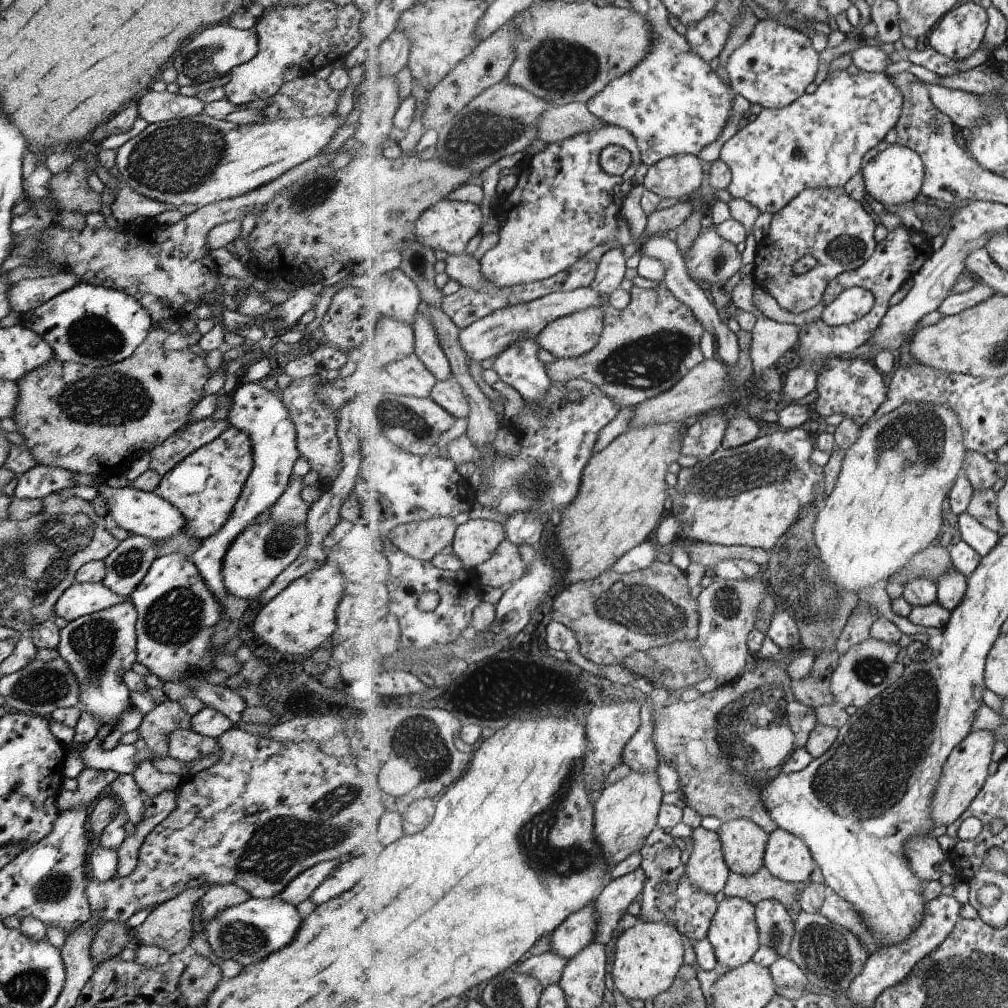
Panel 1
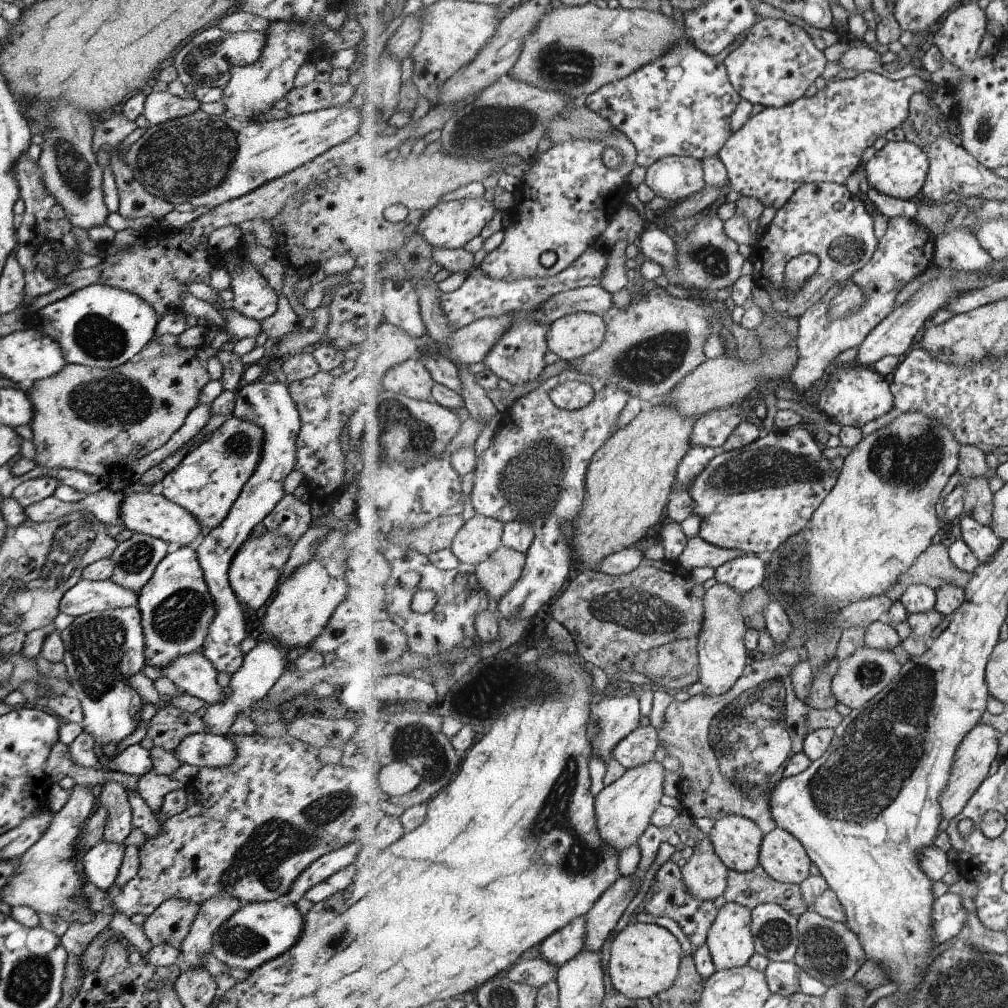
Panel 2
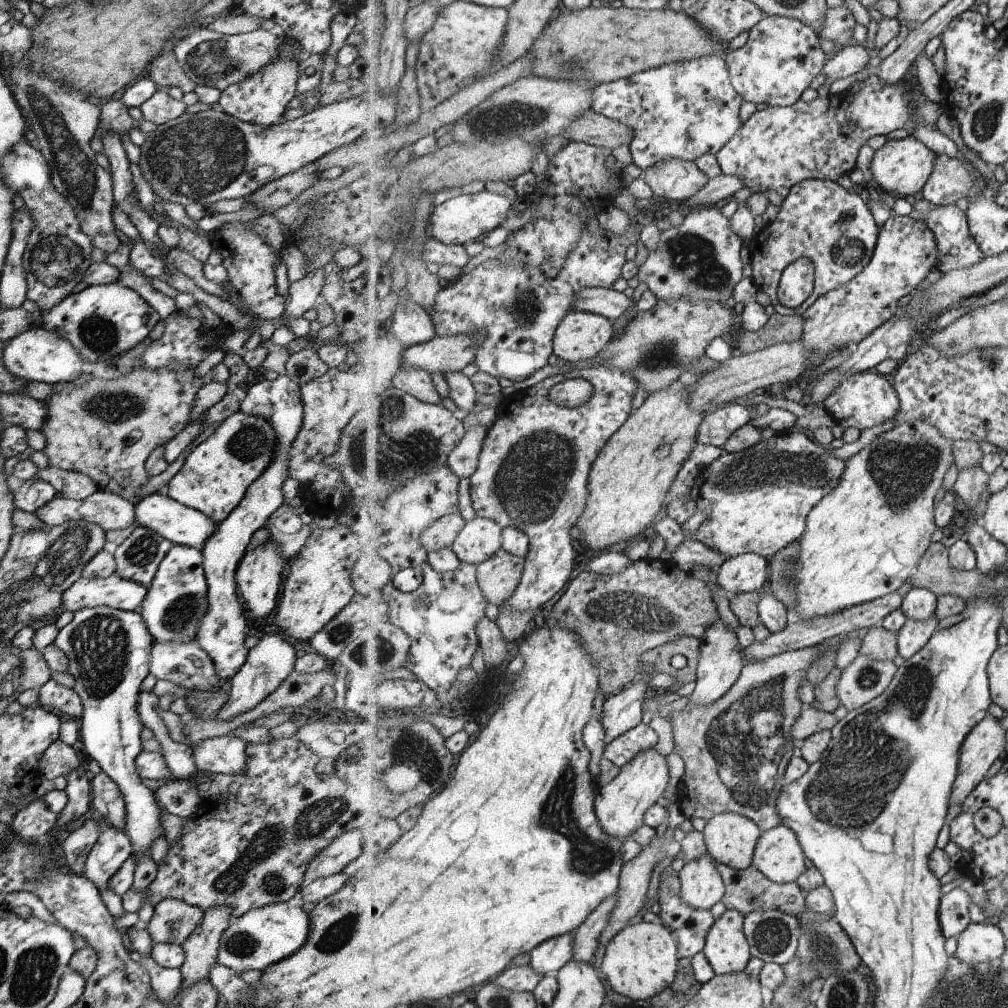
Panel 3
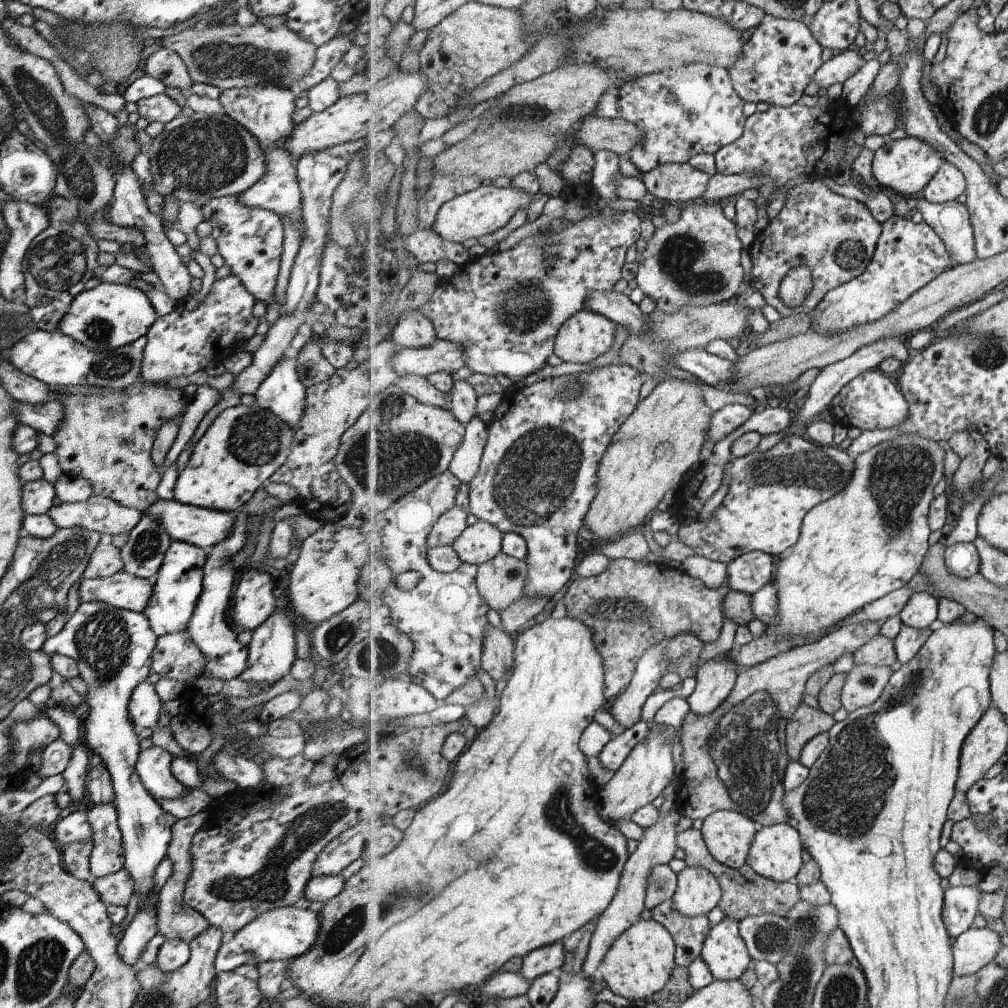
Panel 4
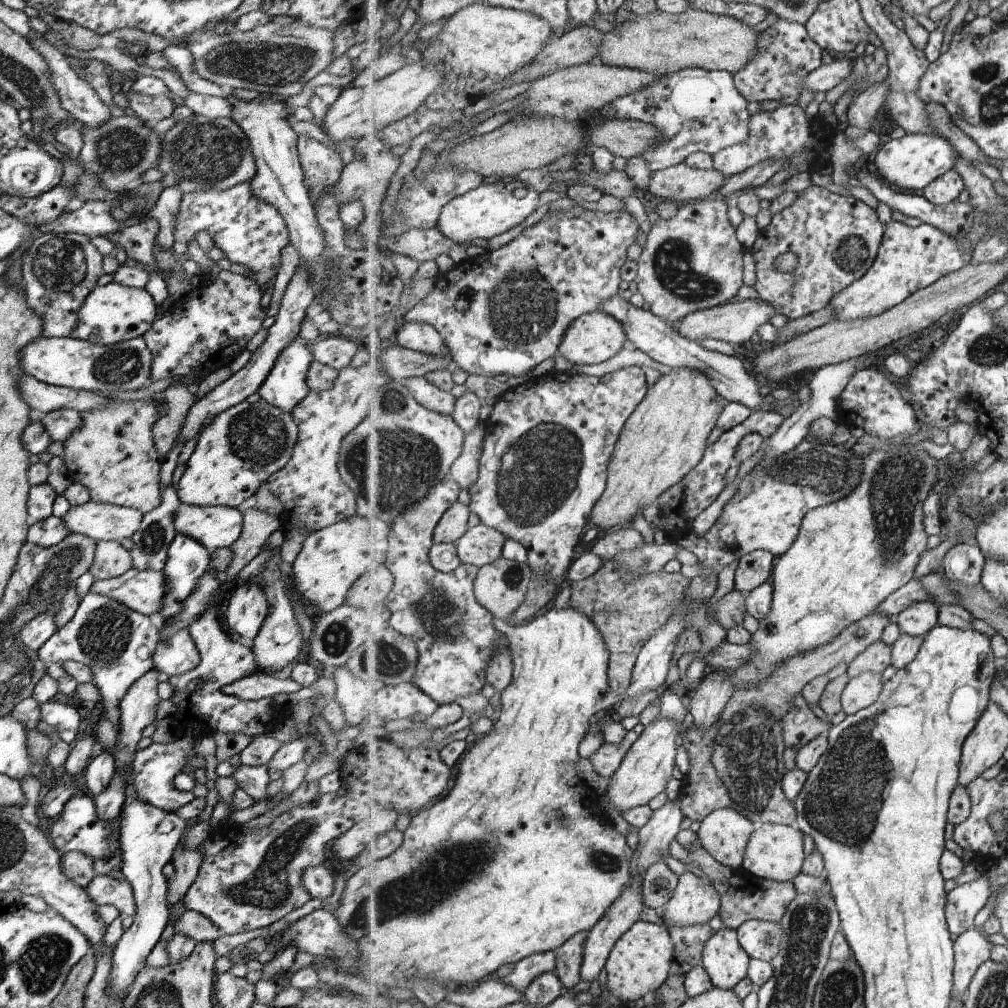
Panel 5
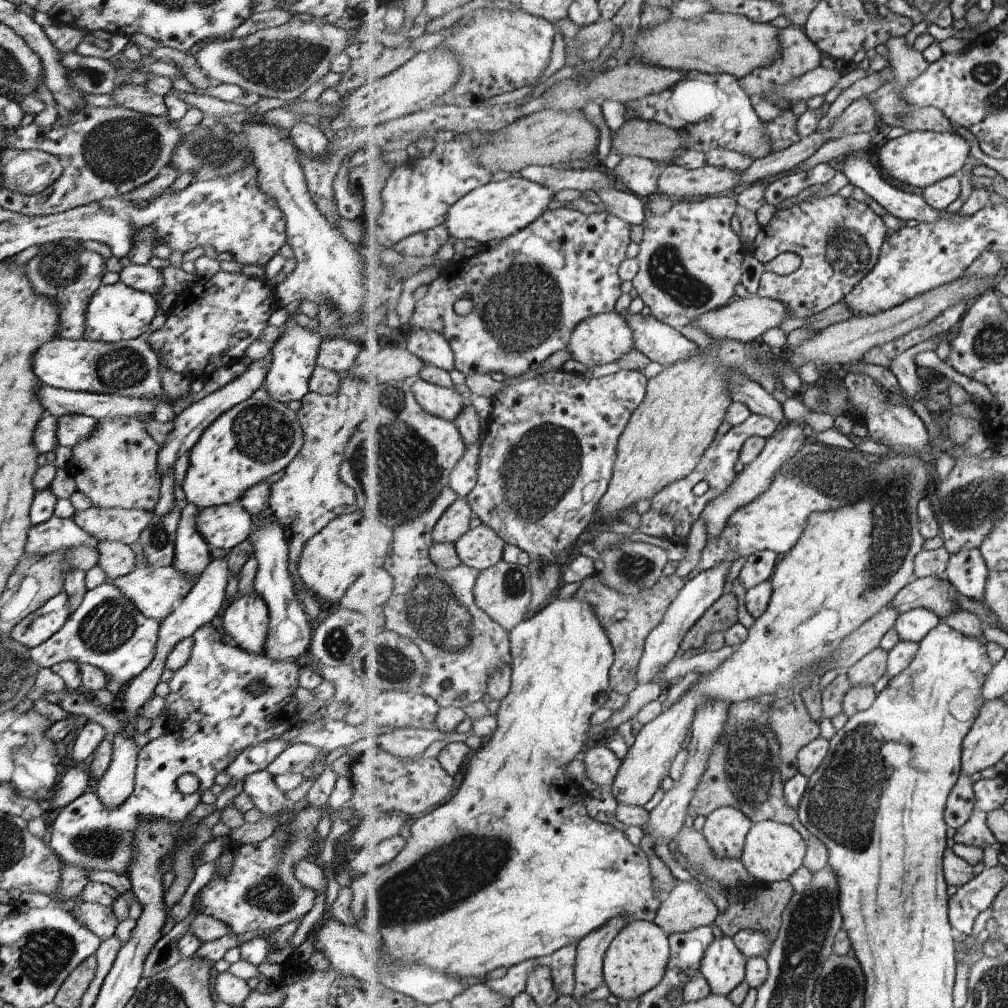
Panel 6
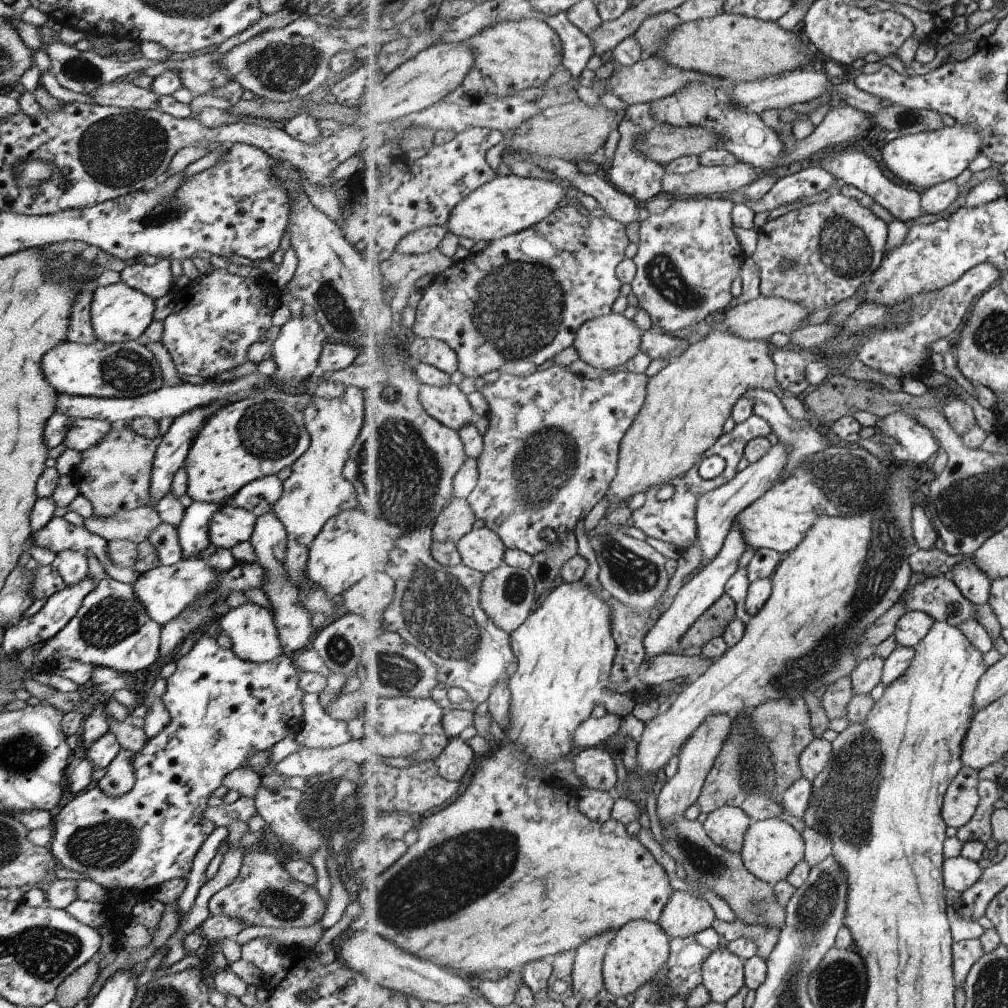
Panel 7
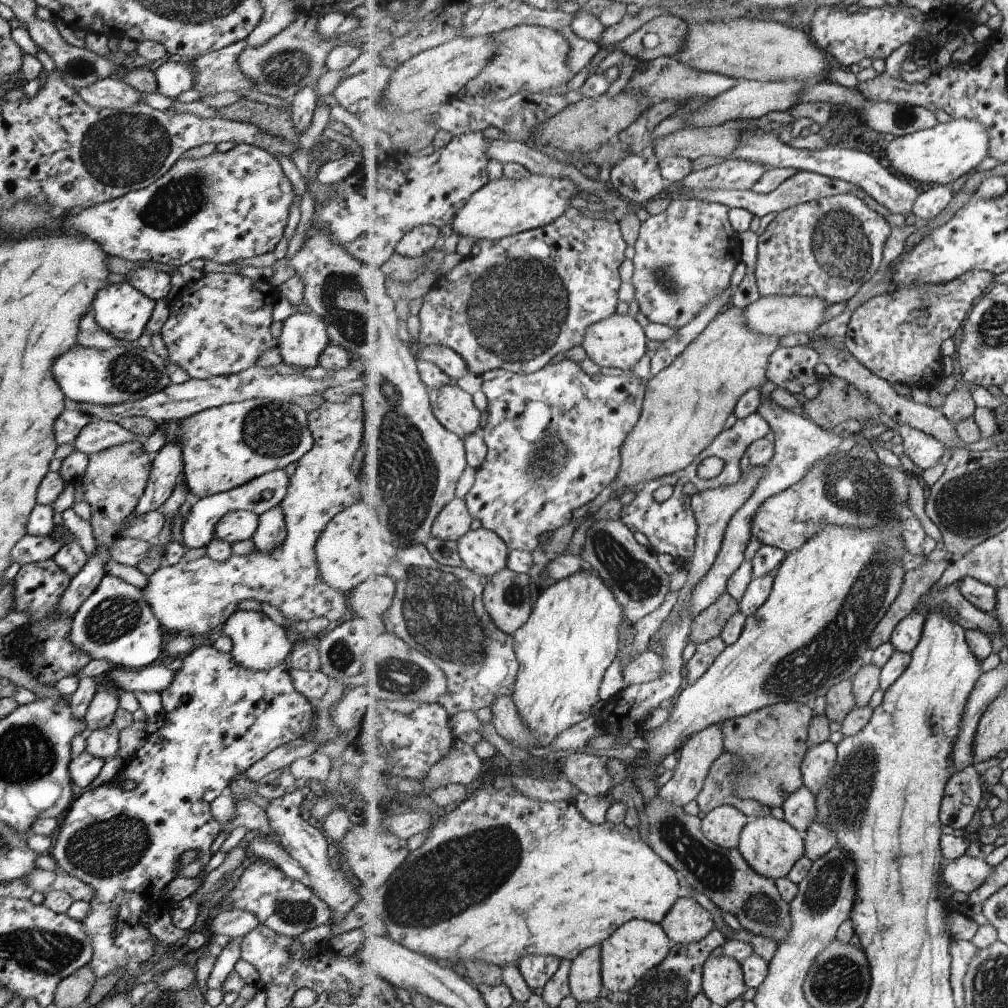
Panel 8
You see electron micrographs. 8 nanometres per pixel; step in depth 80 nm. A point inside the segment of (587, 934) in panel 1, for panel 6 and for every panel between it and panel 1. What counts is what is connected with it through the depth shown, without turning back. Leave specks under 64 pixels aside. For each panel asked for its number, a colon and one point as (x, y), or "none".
2: (559, 948)
3: (548, 958)
4: (550, 958)
5: (528, 969)
6: (515, 982)

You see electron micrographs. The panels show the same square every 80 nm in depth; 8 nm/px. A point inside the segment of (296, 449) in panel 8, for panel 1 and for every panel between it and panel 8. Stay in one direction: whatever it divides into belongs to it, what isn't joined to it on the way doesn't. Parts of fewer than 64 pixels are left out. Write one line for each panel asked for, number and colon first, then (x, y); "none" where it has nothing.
1: (204, 486)
2: (206, 481)
3: (213, 478)
4: (244, 445)
5: (243, 445)
6: (253, 439)
7: (251, 438)

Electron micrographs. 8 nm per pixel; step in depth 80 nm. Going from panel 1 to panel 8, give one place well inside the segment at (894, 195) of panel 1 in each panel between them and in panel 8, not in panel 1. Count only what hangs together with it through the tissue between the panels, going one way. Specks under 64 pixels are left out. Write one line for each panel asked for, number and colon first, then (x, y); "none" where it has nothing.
2: (900, 169)
3: (903, 166)
4: (907, 166)
5: (914, 161)
6: (919, 158)
7: (925, 159)
8: (939, 155)

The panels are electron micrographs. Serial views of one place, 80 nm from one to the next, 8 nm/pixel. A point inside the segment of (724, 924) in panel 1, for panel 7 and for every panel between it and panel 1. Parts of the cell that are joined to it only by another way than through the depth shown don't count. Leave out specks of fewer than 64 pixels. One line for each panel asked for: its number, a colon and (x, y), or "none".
2: (731, 941)
3: (727, 947)
4: (725, 951)
5: (726, 960)
6: (724, 965)
7: (724, 971)

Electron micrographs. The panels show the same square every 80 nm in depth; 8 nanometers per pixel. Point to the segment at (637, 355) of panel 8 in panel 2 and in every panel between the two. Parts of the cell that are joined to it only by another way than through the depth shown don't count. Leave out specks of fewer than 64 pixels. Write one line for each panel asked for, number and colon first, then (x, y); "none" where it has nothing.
2: (572, 337)
3: (581, 335)
4: (586, 335)
5: (597, 336)
6: (601, 339)
7: (607, 342)

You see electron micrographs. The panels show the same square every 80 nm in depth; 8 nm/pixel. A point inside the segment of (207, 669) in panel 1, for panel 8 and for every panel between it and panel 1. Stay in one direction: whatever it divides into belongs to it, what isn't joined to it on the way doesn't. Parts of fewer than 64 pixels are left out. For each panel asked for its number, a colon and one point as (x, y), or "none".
2: (175, 608)
3: (175, 599)
4: (176, 586)
5: (186, 561)
6: (191, 554)
7: (191, 532)
8: (259, 494)

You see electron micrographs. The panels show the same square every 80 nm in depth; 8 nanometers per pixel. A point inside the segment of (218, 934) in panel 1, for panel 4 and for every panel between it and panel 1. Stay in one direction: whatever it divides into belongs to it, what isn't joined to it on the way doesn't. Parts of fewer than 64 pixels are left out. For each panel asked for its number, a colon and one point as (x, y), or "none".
2: (256, 932)
3: (252, 941)
4: (285, 932)

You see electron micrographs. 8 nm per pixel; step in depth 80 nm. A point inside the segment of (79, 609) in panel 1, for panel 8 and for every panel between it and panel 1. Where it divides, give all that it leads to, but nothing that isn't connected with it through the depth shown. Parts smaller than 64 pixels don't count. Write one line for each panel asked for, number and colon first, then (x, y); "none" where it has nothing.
2: (84, 596)
3: (114, 592)
4: (120, 590)
5: (140, 591)
6: (155, 592)
7: (164, 590)
8: (192, 597)

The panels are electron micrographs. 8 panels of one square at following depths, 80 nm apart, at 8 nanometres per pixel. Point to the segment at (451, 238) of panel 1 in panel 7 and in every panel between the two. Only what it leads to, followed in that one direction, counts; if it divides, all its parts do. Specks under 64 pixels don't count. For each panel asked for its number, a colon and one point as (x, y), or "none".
2: (449, 224)
3: (461, 219)
4: (475, 214)
5: (493, 208)
6: (506, 205)
7: (510, 203)

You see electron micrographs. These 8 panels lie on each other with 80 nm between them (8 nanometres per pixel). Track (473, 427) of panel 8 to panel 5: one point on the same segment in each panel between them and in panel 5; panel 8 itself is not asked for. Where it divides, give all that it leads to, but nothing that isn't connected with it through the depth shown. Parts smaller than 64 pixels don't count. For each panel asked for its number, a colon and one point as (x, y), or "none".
5: (429, 395)
6: (444, 402)
7: (449, 404)

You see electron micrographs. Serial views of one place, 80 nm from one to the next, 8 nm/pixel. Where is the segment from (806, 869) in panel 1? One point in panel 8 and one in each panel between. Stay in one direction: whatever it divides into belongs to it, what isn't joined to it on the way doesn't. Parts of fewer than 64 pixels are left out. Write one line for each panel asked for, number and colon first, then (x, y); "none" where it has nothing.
2: (783, 856)
3: (779, 854)
4: (778, 851)
5: (775, 851)
6: (774, 852)
7: (773, 848)
8: (772, 847)

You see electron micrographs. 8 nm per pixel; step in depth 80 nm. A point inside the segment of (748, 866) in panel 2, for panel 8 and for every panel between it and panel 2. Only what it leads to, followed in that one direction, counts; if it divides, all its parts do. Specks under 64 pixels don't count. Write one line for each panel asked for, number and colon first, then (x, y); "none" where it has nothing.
3: (732, 838)
4: (729, 835)
5: (725, 833)
6: (726, 829)
7: (727, 826)
8: (724, 826)

